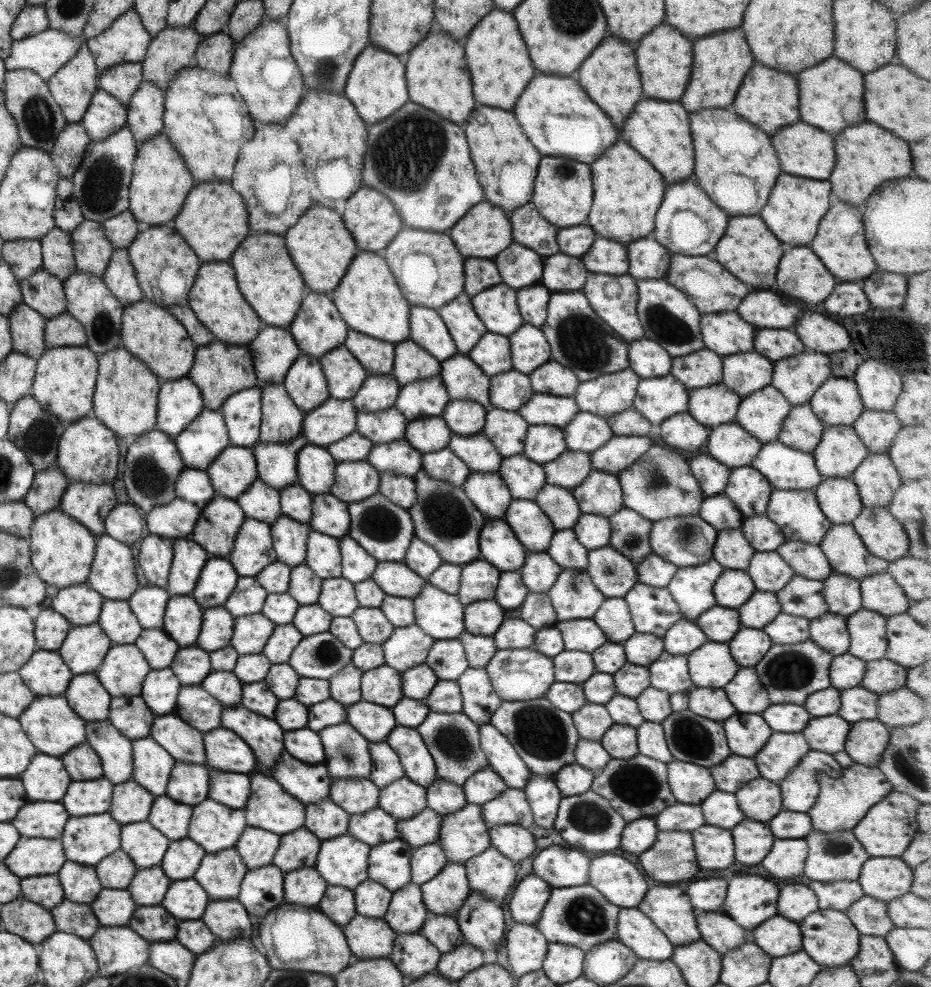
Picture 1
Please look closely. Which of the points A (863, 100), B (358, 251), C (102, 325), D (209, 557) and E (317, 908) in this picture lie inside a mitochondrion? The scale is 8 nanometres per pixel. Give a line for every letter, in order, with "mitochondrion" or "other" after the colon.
A: other
B: other
C: mitochondrion
D: other
E: other

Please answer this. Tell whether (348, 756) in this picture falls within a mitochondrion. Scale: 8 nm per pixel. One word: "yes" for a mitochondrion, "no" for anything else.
yes

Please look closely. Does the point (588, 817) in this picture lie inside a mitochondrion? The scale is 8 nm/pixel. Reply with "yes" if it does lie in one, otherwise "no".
yes

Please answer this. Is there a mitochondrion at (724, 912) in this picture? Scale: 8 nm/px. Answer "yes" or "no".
no

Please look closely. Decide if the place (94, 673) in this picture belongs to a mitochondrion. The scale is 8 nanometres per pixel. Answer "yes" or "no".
no

